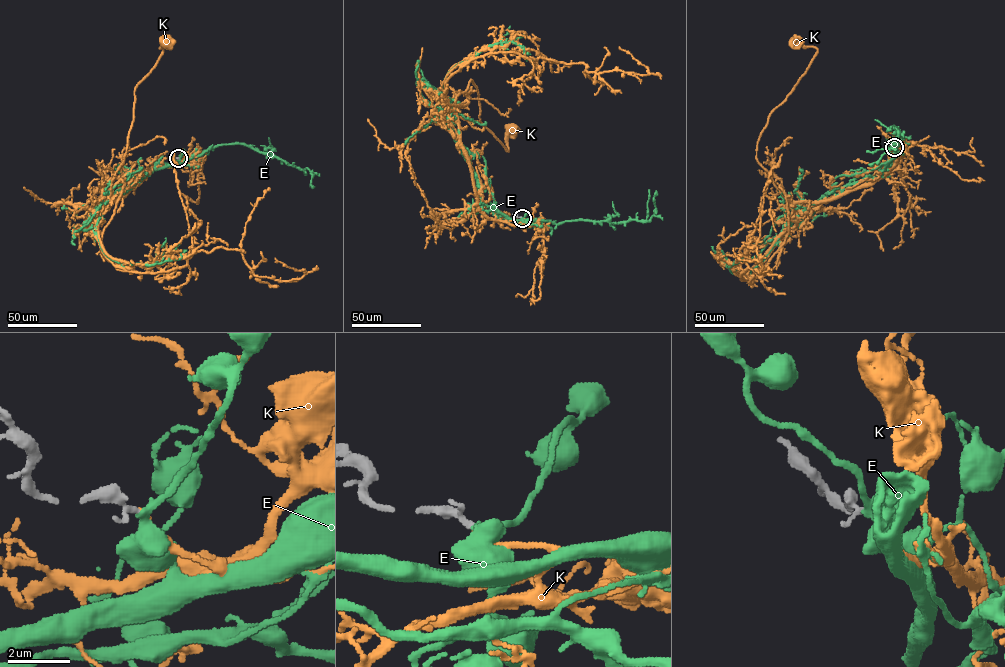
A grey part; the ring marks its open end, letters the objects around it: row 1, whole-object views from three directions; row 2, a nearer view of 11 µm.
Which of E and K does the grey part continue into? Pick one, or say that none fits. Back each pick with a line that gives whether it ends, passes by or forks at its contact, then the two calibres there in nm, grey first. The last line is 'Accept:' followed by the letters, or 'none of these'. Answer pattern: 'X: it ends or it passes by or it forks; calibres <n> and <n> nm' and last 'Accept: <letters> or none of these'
K: it ends; calibres 240 and 200 nm
Accept: K

